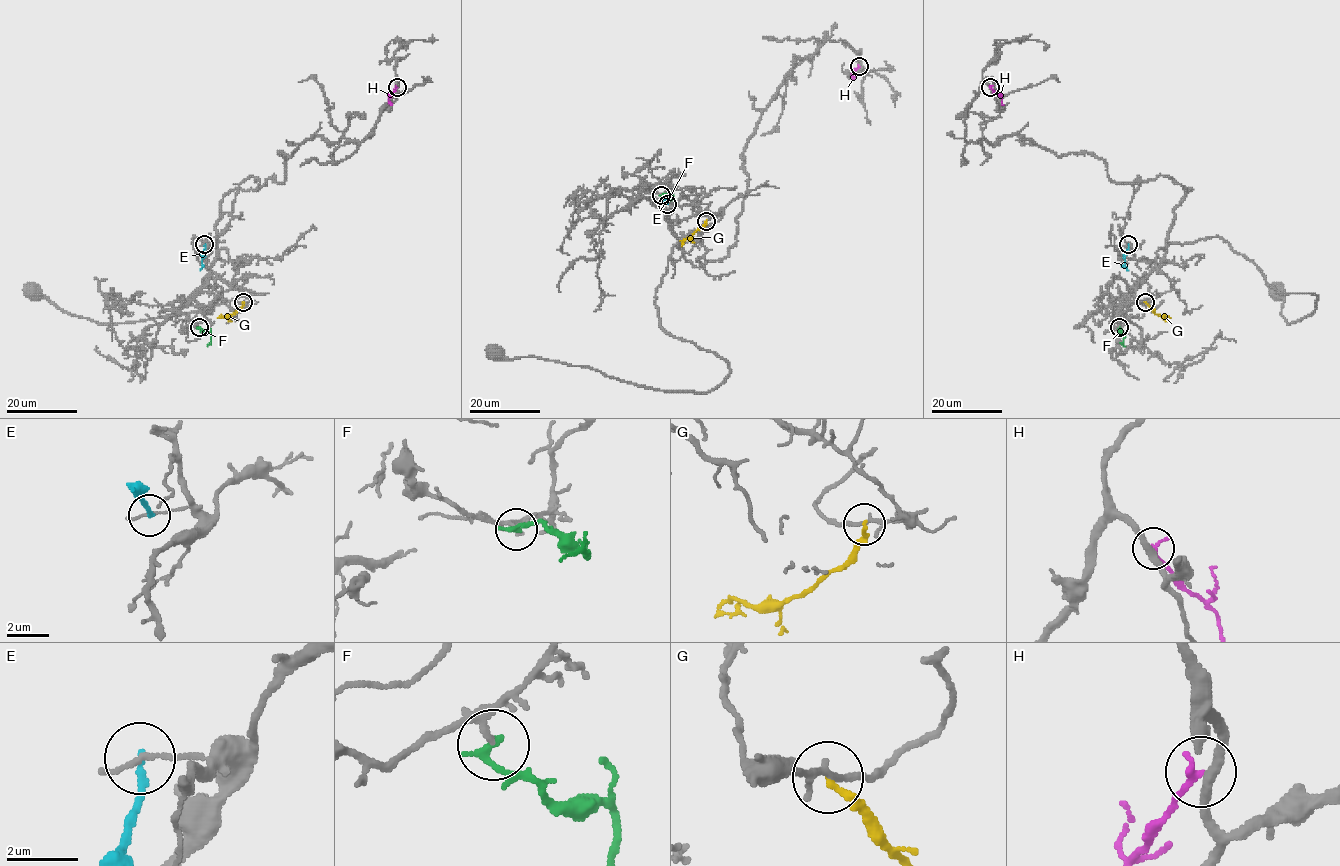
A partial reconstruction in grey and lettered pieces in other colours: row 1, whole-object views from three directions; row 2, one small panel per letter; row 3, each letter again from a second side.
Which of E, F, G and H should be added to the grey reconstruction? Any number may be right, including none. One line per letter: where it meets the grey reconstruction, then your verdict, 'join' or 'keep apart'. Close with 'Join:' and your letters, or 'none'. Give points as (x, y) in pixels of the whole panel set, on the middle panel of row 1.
E: contact (667, 204); keep apart
F: contact (661, 195); join
G: contact (706, 221); keep apart
H: contact (859, 66); keep apart
Join: F

